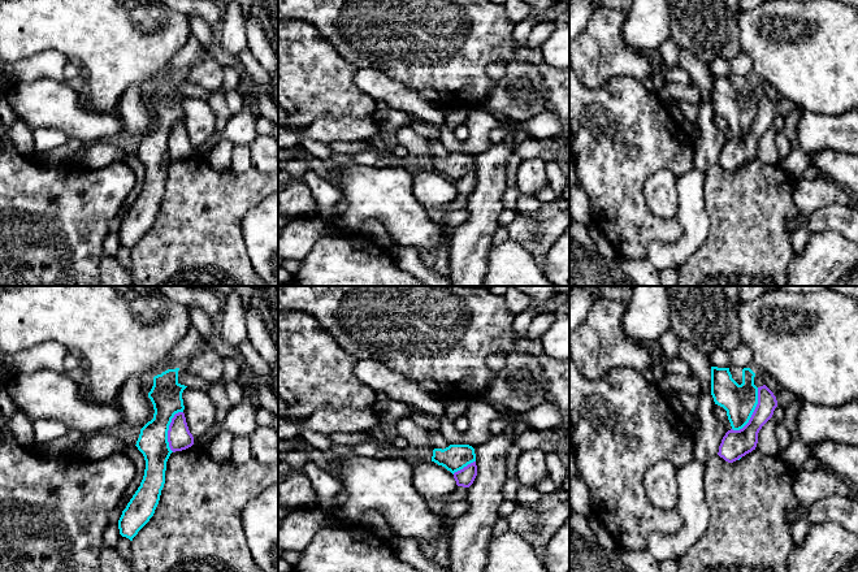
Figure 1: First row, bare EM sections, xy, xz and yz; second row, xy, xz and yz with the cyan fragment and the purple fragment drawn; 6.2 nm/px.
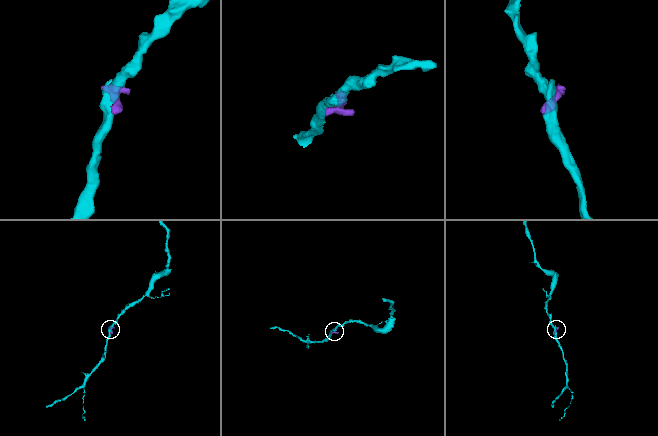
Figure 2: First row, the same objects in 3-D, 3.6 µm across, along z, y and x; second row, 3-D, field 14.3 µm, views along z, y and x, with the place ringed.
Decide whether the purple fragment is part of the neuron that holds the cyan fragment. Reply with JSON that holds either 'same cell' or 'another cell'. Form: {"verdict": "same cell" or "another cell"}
{"verdict": "another cell"}

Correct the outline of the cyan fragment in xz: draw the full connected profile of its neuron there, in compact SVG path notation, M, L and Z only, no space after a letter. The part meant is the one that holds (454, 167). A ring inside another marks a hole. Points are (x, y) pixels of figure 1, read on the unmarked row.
M450 153L446 157L434 157L432 170L445 176L452 183L476 170L474 157L469 153Z

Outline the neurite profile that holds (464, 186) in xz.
M476 170L454 182L458 195L469 196L477 185Z

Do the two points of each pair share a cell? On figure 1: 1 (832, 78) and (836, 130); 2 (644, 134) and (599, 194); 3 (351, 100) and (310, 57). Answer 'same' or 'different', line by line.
1: different
2: same
3: same

